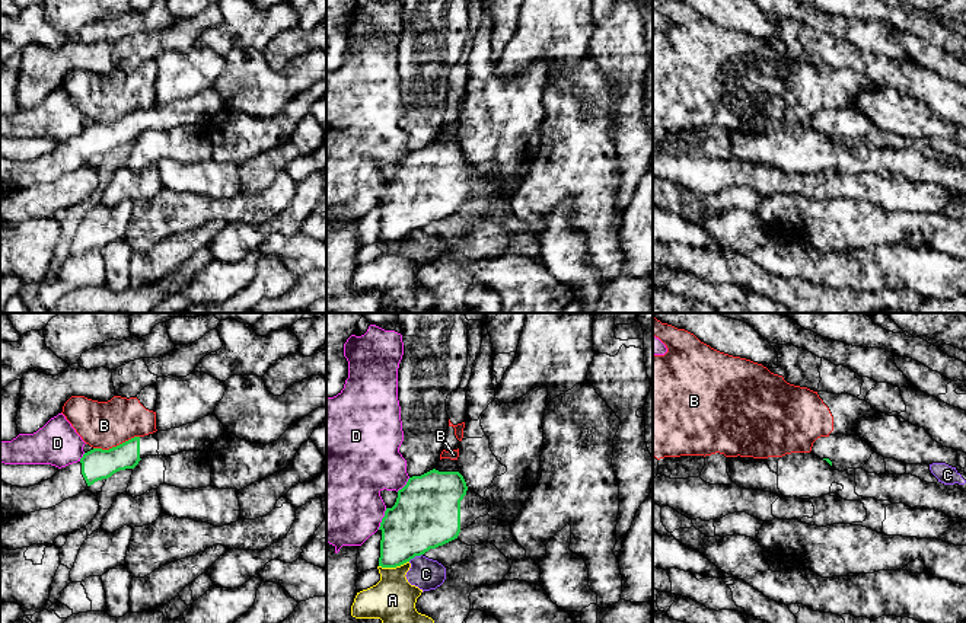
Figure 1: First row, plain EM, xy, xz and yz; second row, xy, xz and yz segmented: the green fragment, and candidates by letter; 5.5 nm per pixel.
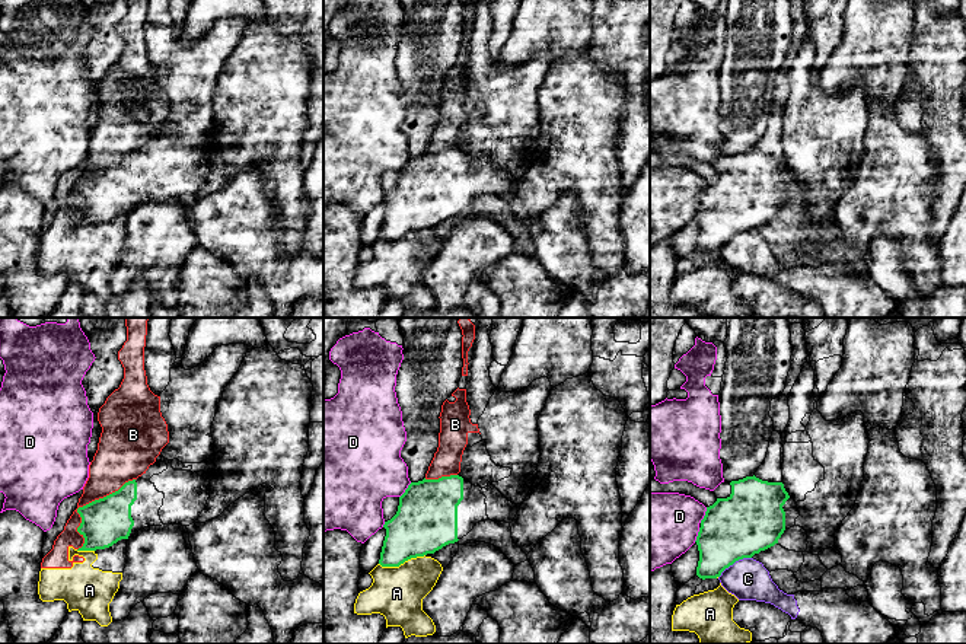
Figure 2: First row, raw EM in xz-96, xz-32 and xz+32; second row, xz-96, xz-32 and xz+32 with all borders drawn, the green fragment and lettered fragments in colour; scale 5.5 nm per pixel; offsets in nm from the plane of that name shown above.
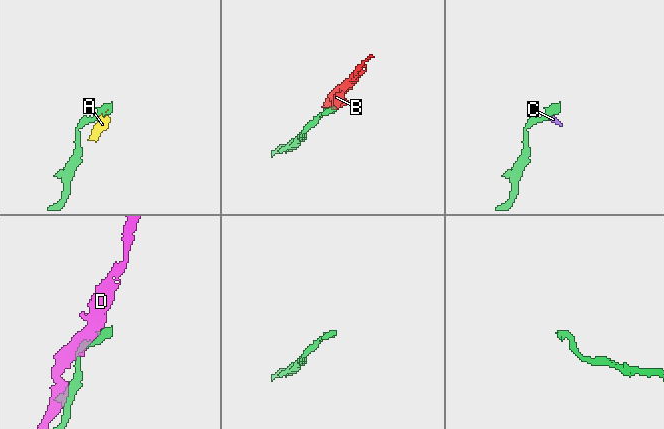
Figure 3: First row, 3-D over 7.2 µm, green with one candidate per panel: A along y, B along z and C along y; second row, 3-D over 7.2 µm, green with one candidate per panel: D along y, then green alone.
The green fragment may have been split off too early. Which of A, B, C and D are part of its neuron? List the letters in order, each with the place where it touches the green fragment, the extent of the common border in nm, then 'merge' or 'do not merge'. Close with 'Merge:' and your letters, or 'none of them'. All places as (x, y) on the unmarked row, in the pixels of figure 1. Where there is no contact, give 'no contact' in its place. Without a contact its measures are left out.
A: xz (394, 240) | 170 nm | do not merge
B: xy (117, 120) | 260 nm | do not merge
C: xz (414, 230) | 90 nm | do not merge
D: xz (382, 192) | 130 nm | do not merge
Merge: none of them

